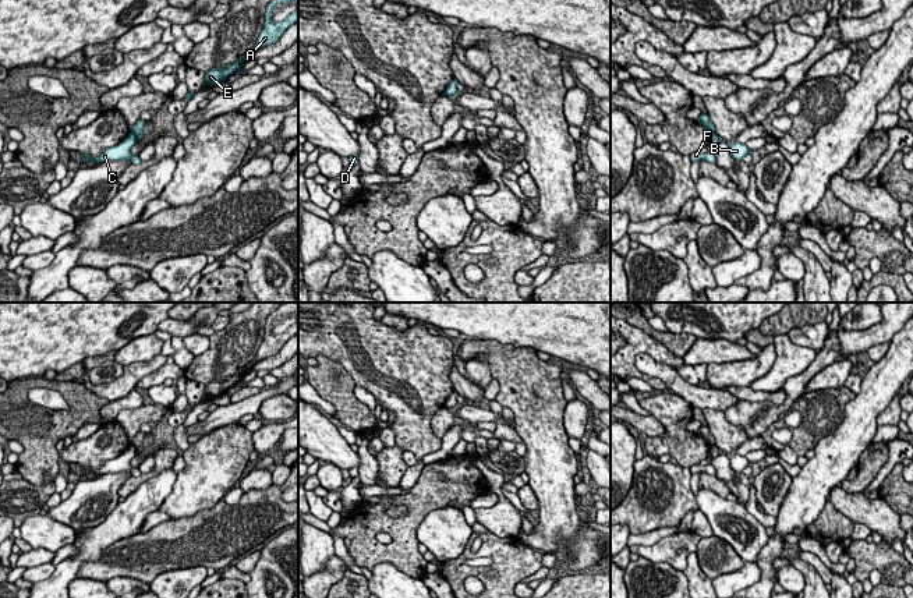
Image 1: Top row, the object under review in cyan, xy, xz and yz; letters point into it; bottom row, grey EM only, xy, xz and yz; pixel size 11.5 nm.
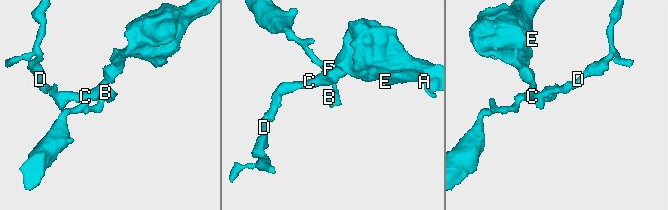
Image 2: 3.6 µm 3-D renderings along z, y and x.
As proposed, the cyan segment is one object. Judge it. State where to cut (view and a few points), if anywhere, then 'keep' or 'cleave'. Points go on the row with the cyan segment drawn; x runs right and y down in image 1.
cut in xy along (131, 131), (138, 137); cleave

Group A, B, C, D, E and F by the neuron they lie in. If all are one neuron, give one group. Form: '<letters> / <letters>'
A E / B C D F

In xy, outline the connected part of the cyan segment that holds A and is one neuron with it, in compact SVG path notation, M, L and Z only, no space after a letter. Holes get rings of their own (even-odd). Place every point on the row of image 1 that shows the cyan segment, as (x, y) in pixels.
M272 0L266 6L263 29L261 31L259 38L254 45L254 47L248 53L241 56L240 60L222 68L210 68L208 72L205 72L206 85L217 85L220 82L224 82L230 74L241 70L241 64L247 57L250 57L258 49L277 42L284 33L284 31L296 22L298 22L298 0ZM291 1L297 4L297 10L291 13L283 22L273 22L270 18L273 7L277 3L291 3Z

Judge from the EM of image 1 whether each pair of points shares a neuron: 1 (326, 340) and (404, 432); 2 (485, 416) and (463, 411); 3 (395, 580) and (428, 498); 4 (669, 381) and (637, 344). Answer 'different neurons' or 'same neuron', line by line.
1: same neuron
2: same neuron
3: different neurons
4: different neurons

